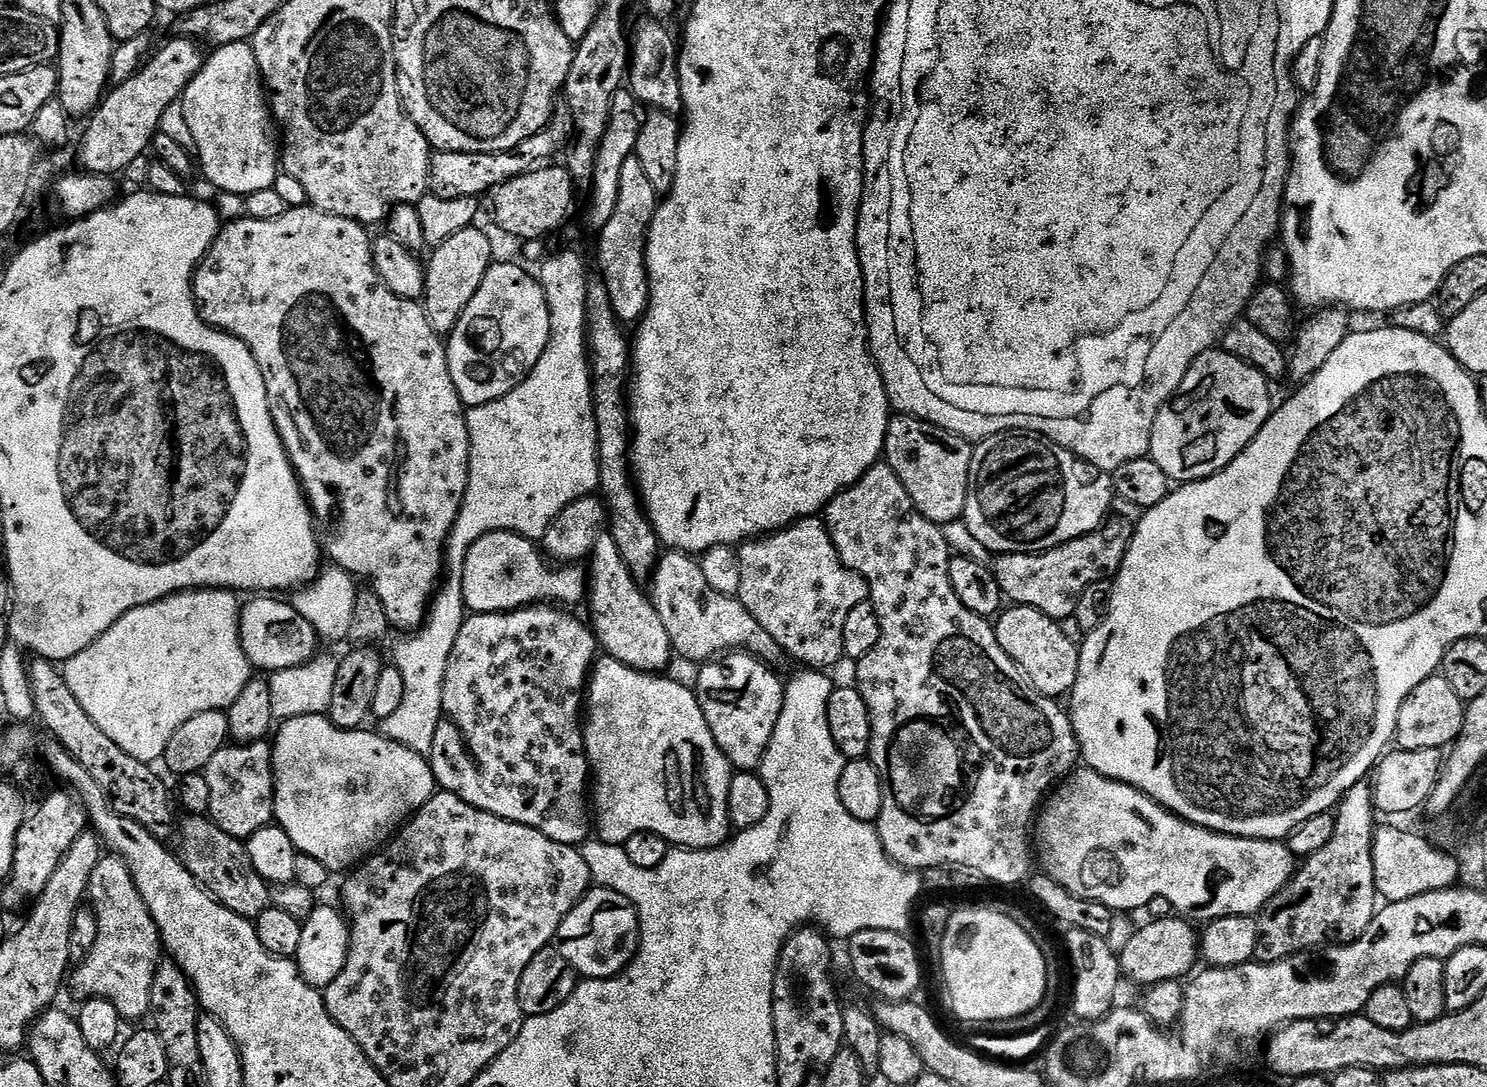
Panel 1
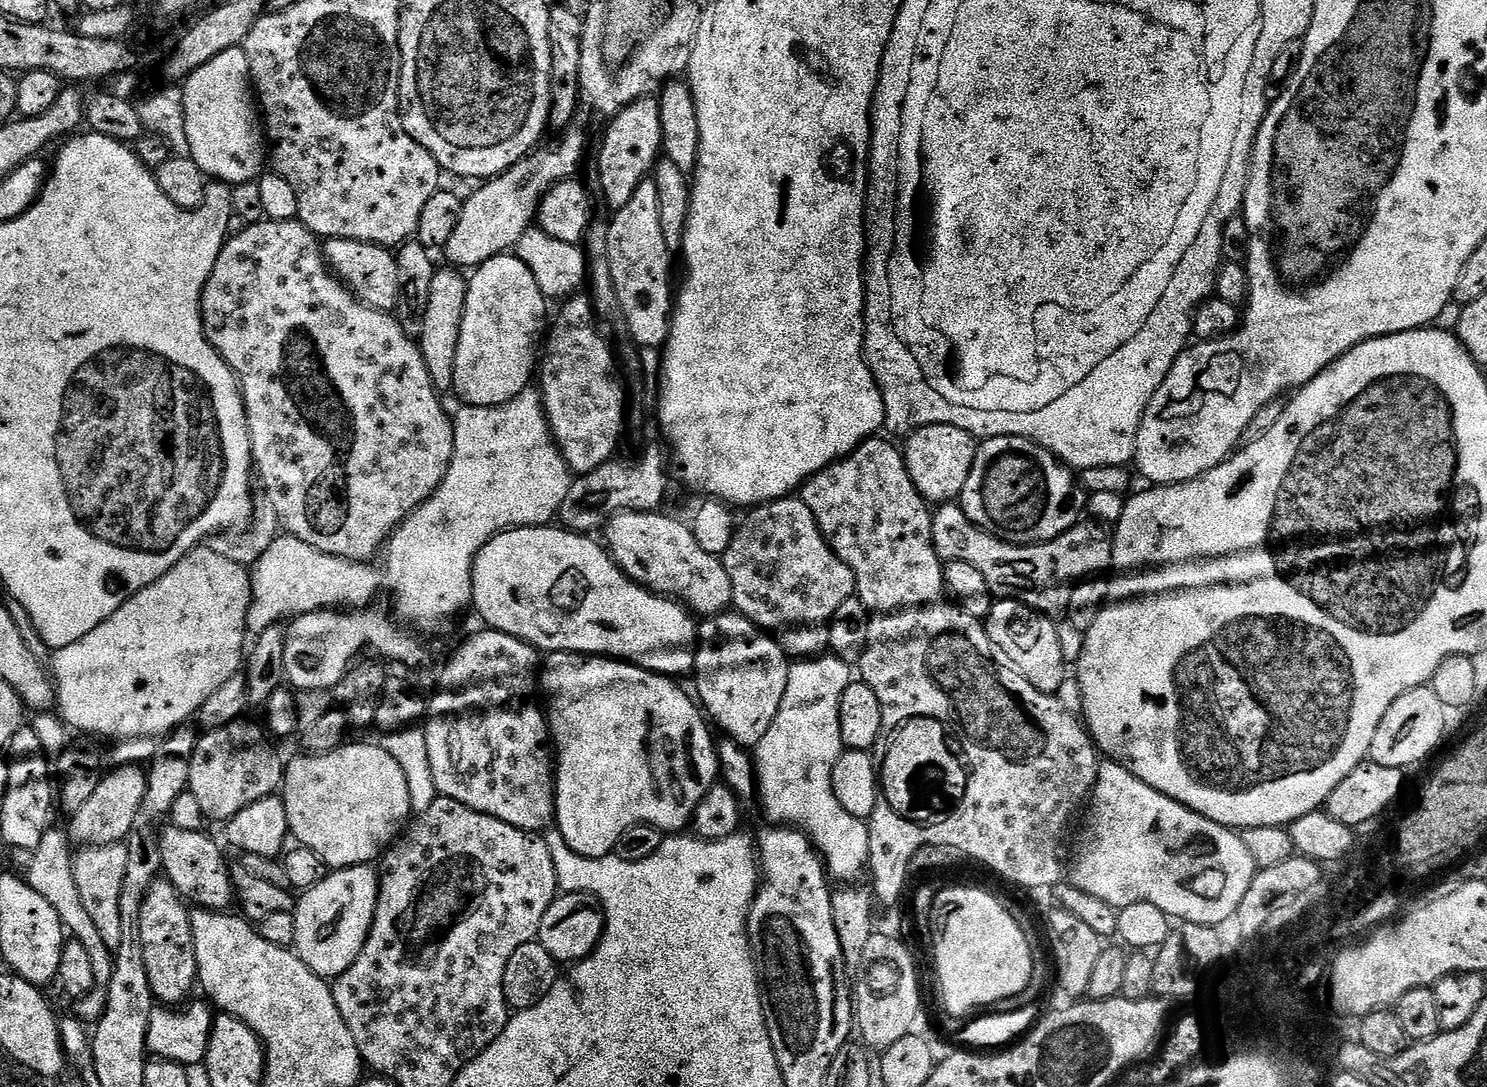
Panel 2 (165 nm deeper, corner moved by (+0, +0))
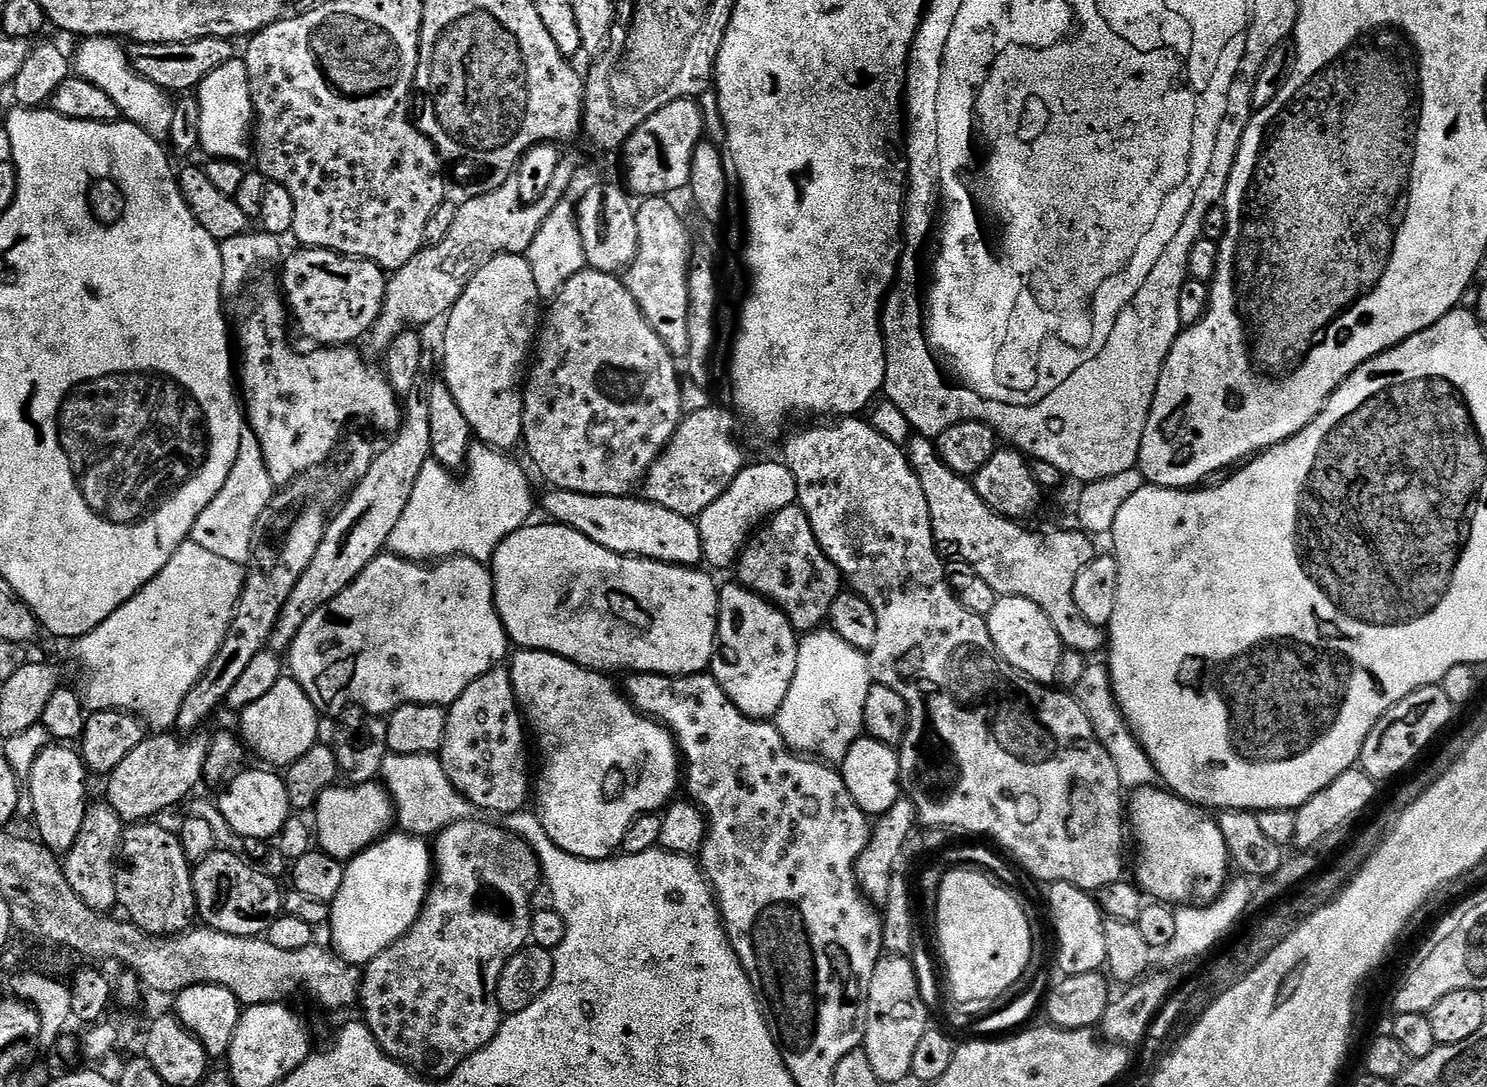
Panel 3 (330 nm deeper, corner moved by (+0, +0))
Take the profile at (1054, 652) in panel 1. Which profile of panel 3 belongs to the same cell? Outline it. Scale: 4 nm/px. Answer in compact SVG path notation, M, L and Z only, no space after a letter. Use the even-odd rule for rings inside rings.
M1001 596L988 611L986 623L996 655L1011 671L1045 686L1057 679L1062 645L1050 618L1038 605L1021 596Z

